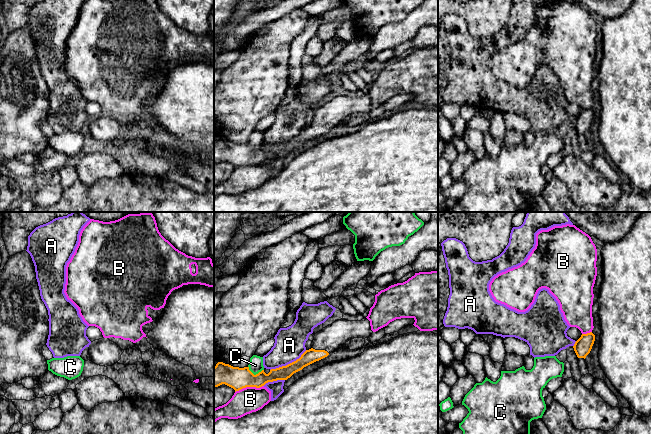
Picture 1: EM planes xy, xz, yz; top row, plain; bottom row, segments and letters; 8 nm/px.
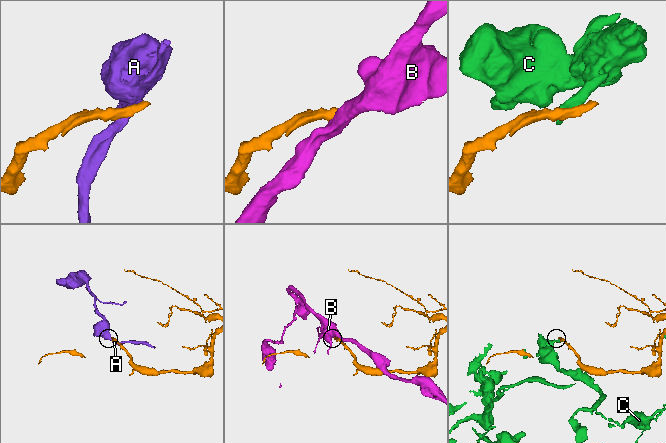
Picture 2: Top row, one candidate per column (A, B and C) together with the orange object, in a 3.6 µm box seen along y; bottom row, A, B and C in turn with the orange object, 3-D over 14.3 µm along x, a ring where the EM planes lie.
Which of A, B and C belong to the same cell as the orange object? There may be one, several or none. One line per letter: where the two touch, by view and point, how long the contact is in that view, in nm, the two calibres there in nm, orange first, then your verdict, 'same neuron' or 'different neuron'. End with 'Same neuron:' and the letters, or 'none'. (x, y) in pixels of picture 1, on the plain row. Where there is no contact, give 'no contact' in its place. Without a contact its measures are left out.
A: xz (288, 140) | 340 nm | 120/240 nm | different neuron
B: xz (249, 162) | 240 nm | 180/200 nm | different neuron
C: xz (256, 150) | 130 nm | 180/110 nm | different neuron
Same neuron: none

